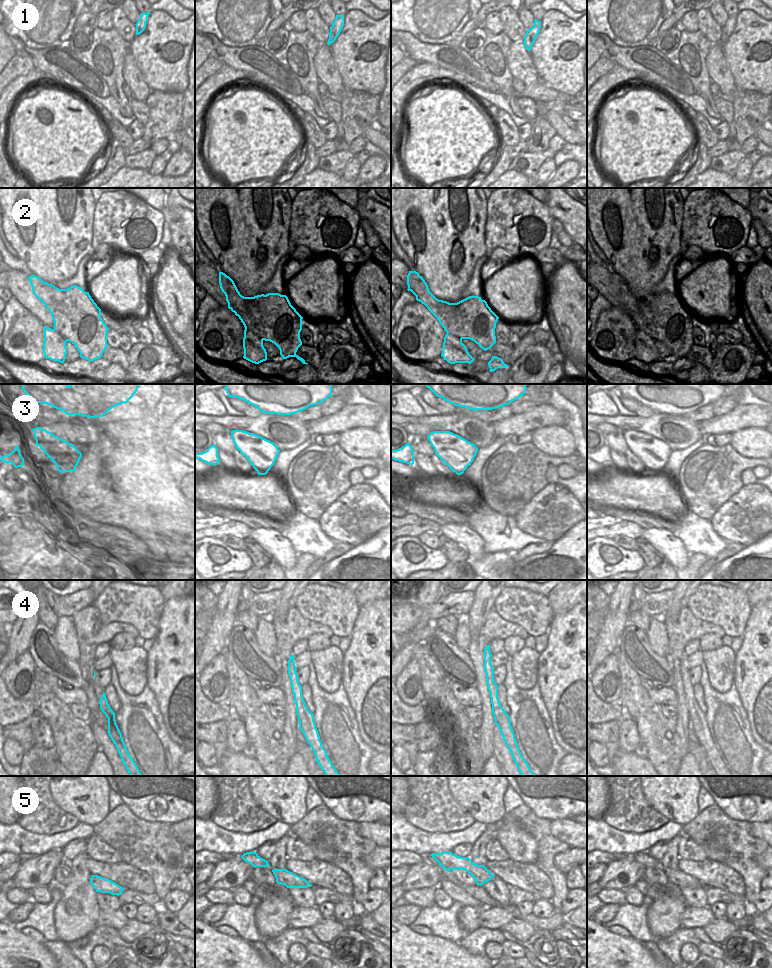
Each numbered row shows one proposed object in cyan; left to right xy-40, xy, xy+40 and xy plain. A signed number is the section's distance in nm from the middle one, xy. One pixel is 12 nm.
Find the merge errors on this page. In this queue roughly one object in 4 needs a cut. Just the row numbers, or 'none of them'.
2

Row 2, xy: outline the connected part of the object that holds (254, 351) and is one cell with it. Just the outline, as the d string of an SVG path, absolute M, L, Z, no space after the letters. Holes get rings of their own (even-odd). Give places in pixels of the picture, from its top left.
M249 329L244 330L243 349L243 358L252 363L259 364L267 360L263 339Z

